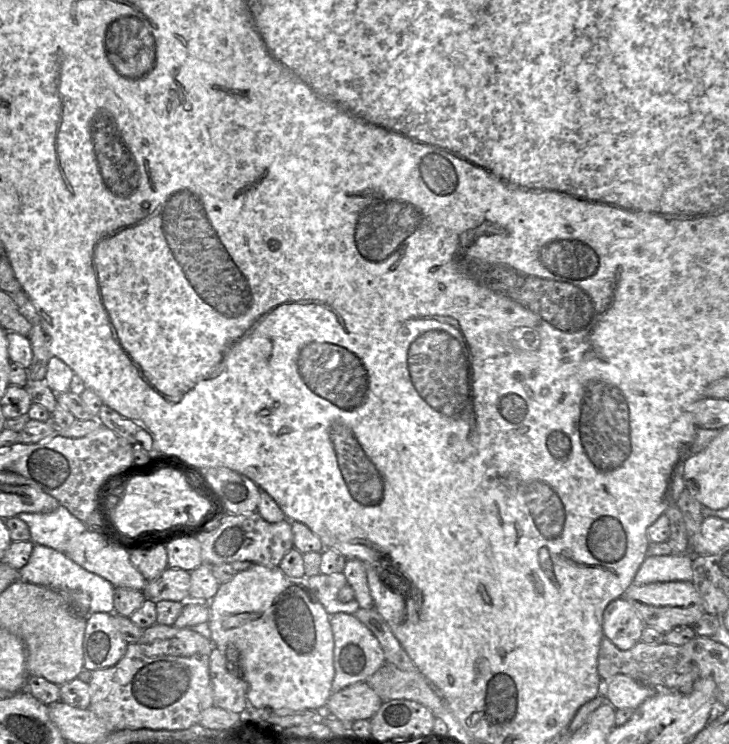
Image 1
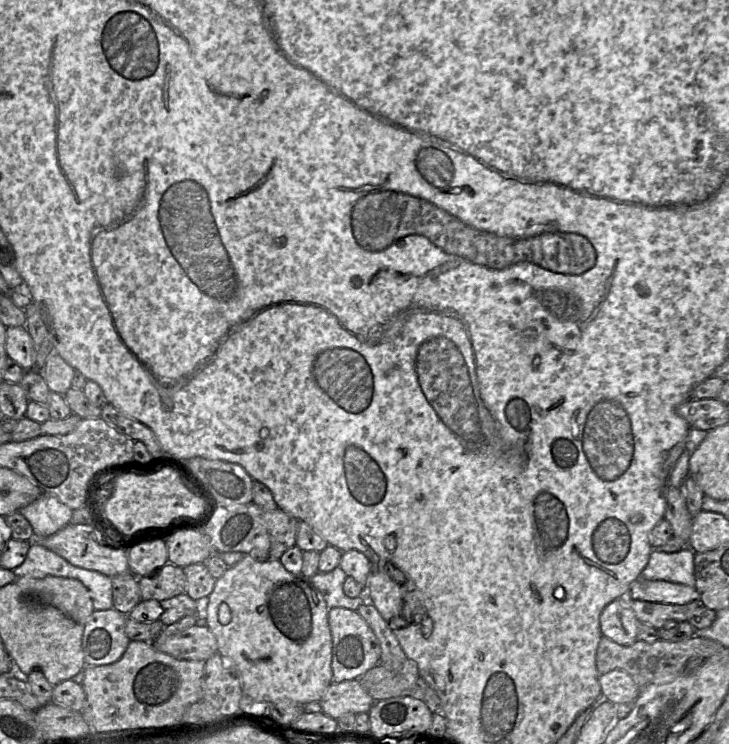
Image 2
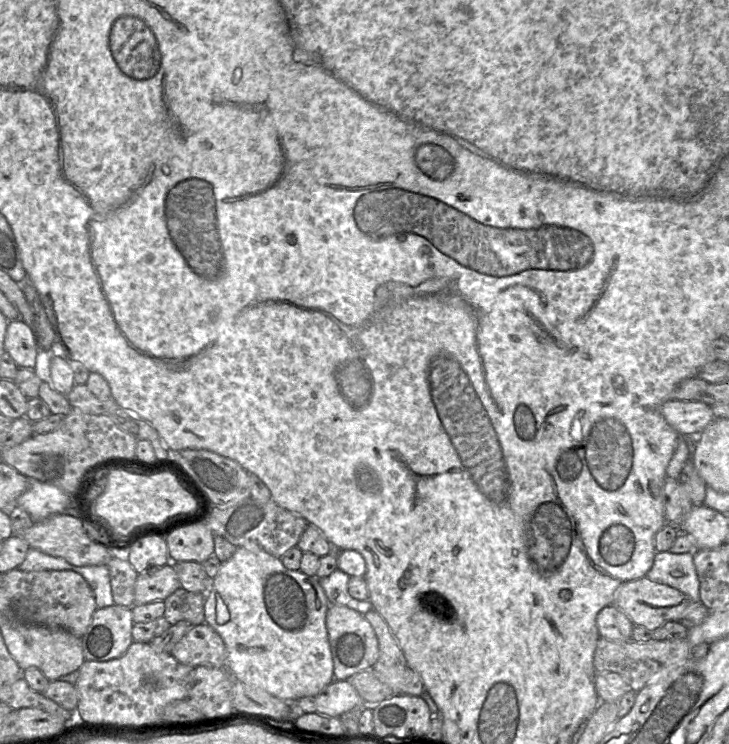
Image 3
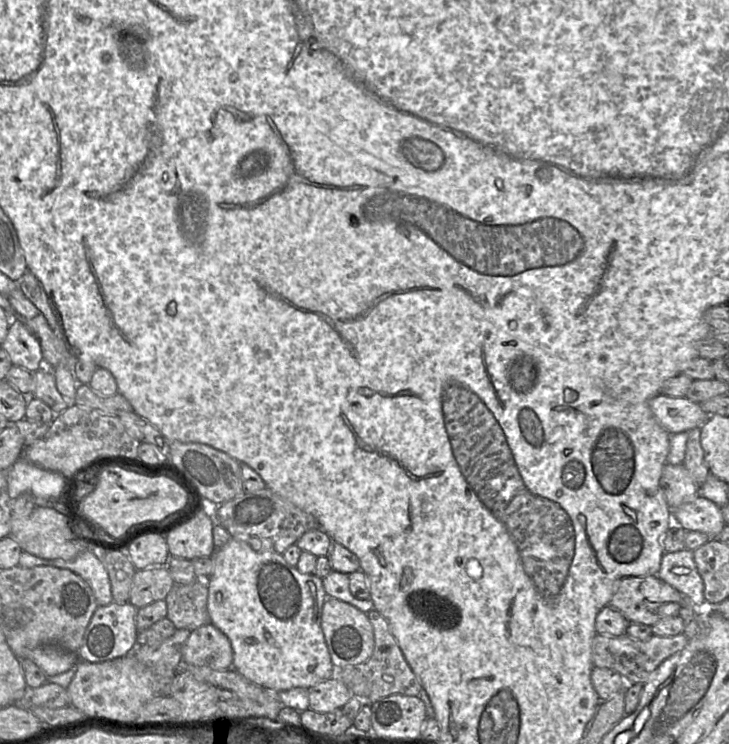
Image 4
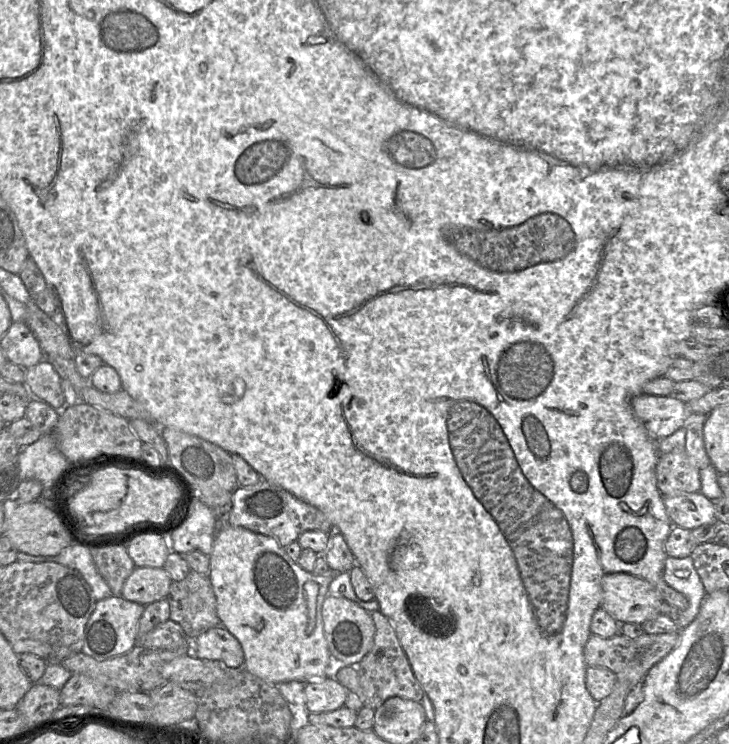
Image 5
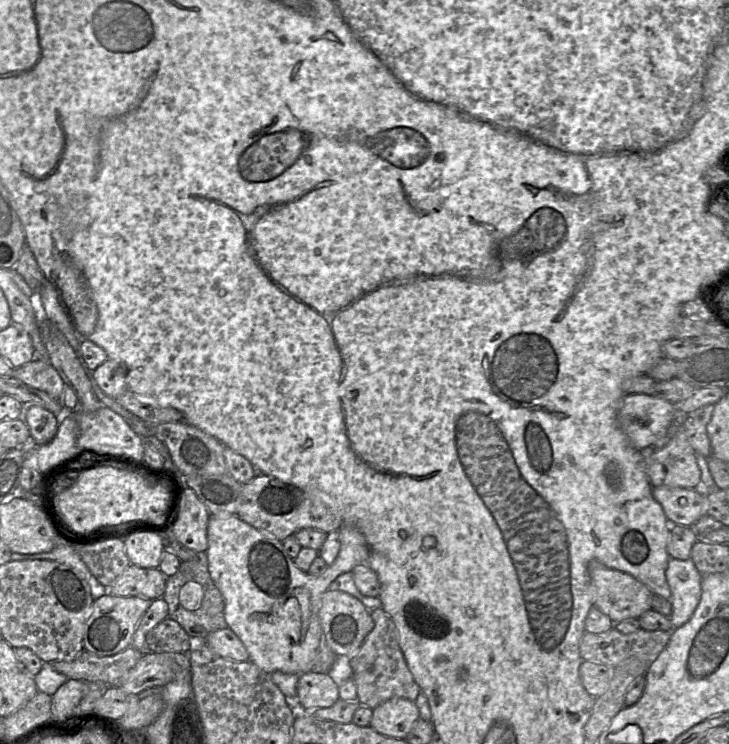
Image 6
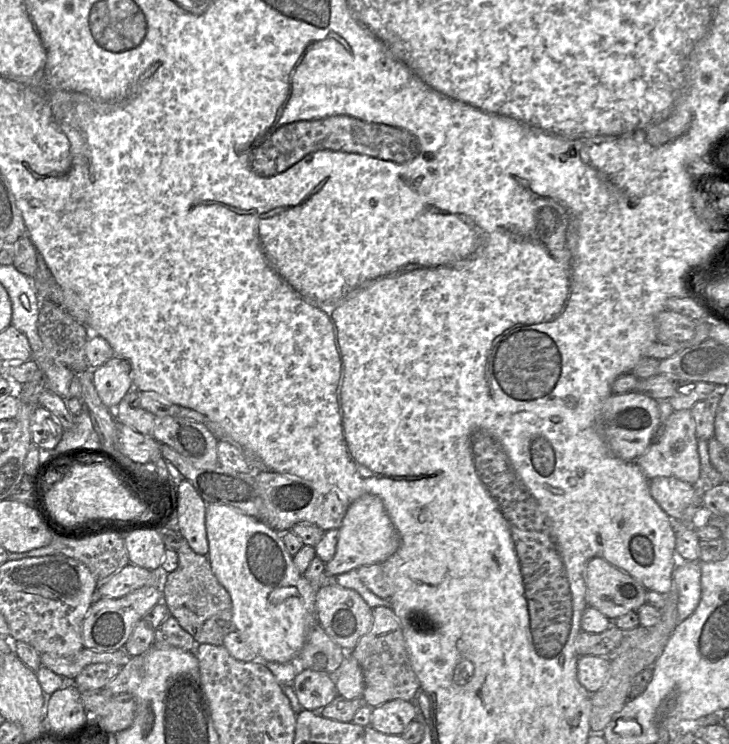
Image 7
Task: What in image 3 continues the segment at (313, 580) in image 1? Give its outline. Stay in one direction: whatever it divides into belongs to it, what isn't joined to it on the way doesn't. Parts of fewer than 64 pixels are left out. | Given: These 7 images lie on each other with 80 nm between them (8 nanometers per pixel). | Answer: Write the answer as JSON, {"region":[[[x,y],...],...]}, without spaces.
{"region":[[[337,568],[329,576],[322,577],[319,580],[321,587],[324,589],[328,598],[329,605],[340,604],[358,611],[365,615],[373,609],[370,600],[358,600],[353,598],[348,592],[348,582],[350,575]]]}

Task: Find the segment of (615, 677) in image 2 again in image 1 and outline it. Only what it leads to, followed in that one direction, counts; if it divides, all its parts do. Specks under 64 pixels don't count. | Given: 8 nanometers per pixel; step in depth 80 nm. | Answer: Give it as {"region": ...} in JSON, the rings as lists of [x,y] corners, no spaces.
{"region":[[[616,674],[603,681],[602,693],[606,702],[614,709],[635,710],[643,701],[652,696],[657,689],[646,686],[624,674]]]}

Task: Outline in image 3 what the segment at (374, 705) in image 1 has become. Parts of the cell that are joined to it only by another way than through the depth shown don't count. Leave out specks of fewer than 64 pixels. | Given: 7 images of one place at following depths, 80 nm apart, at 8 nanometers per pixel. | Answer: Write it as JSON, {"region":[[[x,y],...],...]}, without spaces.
{"region":[[[336,680],[314,697],[316,712],[331,717],[340,717],[344,712],[362,705],[362,699],[348,680]]]}

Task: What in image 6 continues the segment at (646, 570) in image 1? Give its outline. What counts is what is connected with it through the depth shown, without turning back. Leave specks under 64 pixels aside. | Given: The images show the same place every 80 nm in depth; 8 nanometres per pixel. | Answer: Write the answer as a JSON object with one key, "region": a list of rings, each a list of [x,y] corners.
{"region":[[[670,558],[666,569],[666,580],[671,590],[670,620],[673,628],[685,624],[695,612],[702,594],[702,576],[691,558]]]}

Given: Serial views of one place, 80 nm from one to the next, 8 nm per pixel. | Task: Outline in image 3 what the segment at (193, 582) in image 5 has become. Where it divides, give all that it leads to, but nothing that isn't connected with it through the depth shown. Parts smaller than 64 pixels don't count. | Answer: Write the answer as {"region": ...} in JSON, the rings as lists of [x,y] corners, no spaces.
{"region":[[[180,587],[163,602],[165,605],[163,617],[170,625],[183,620],[193,626],[204,623],[205,593],[189,592]]]}

